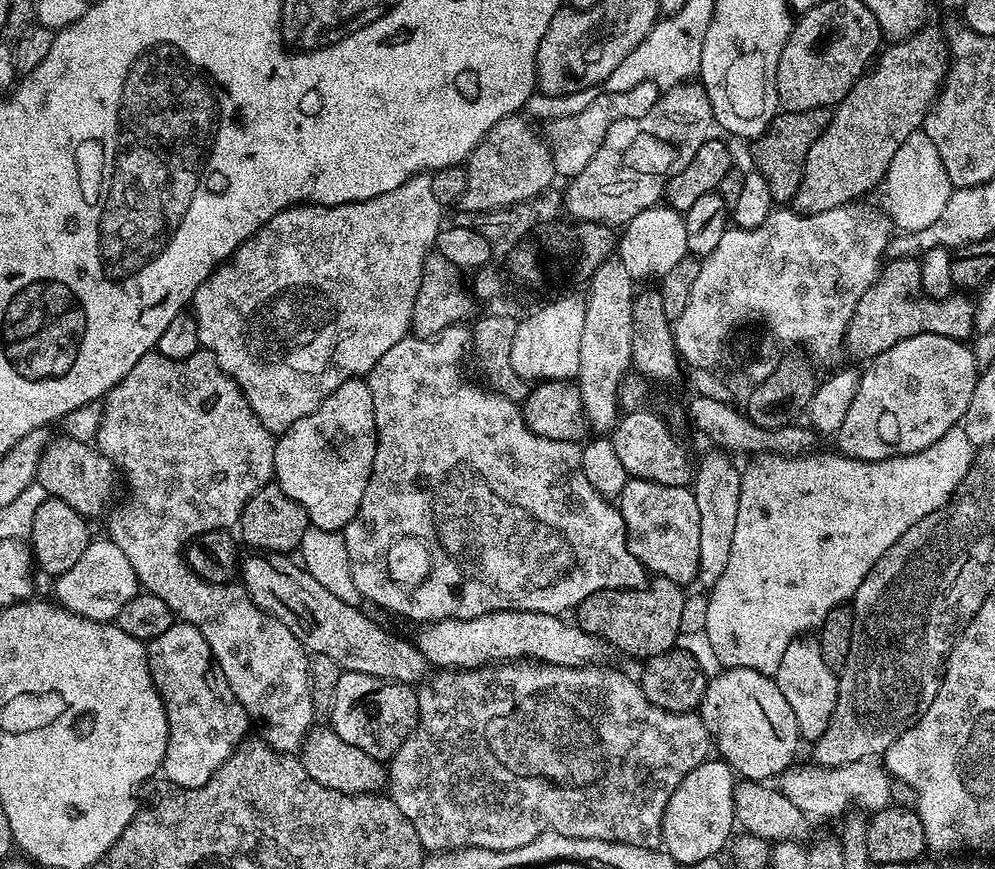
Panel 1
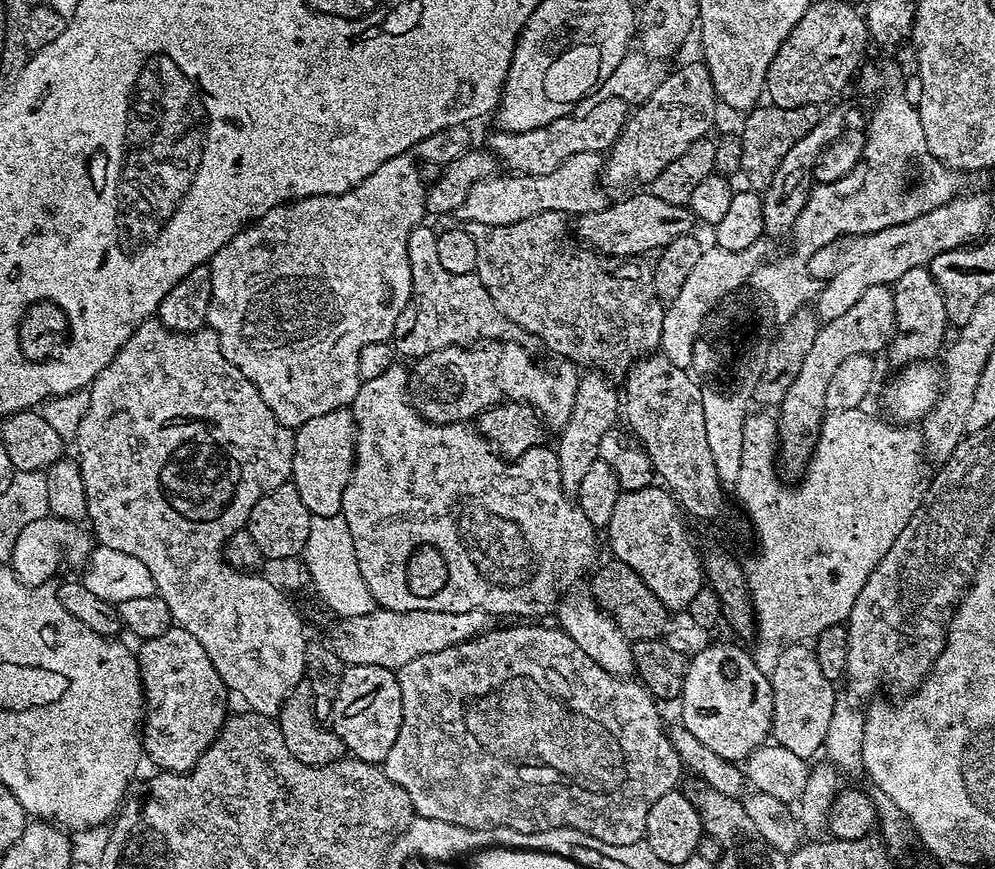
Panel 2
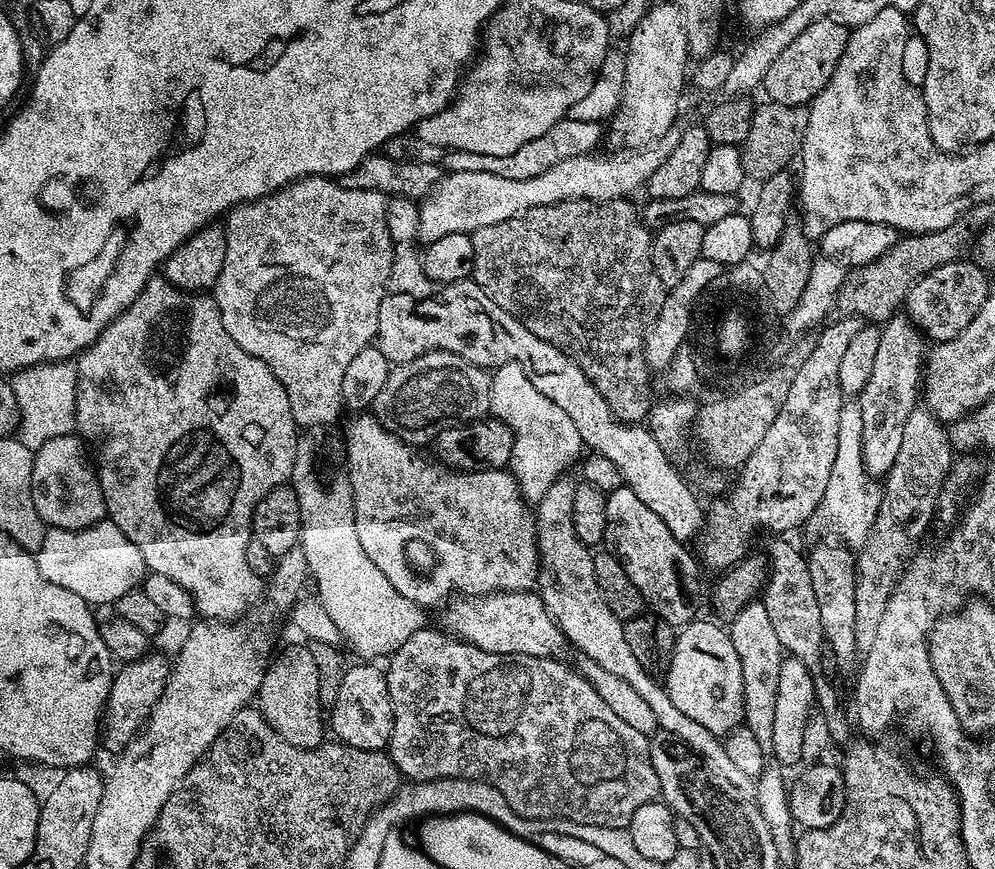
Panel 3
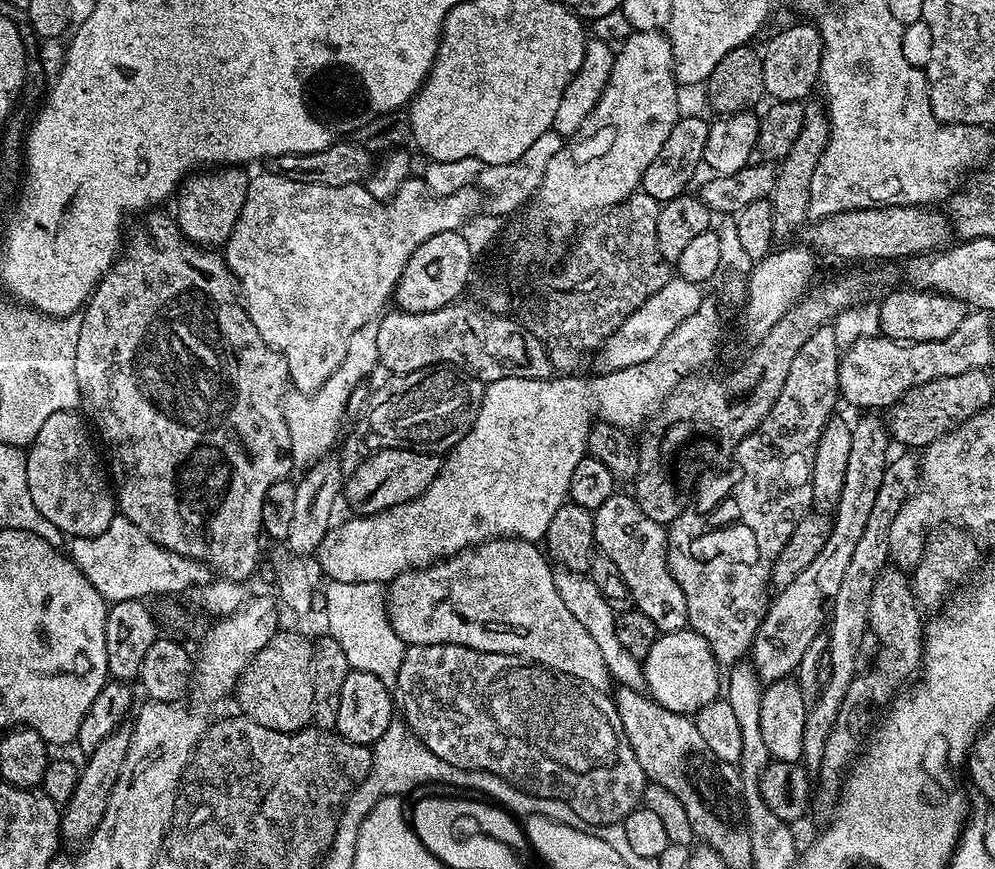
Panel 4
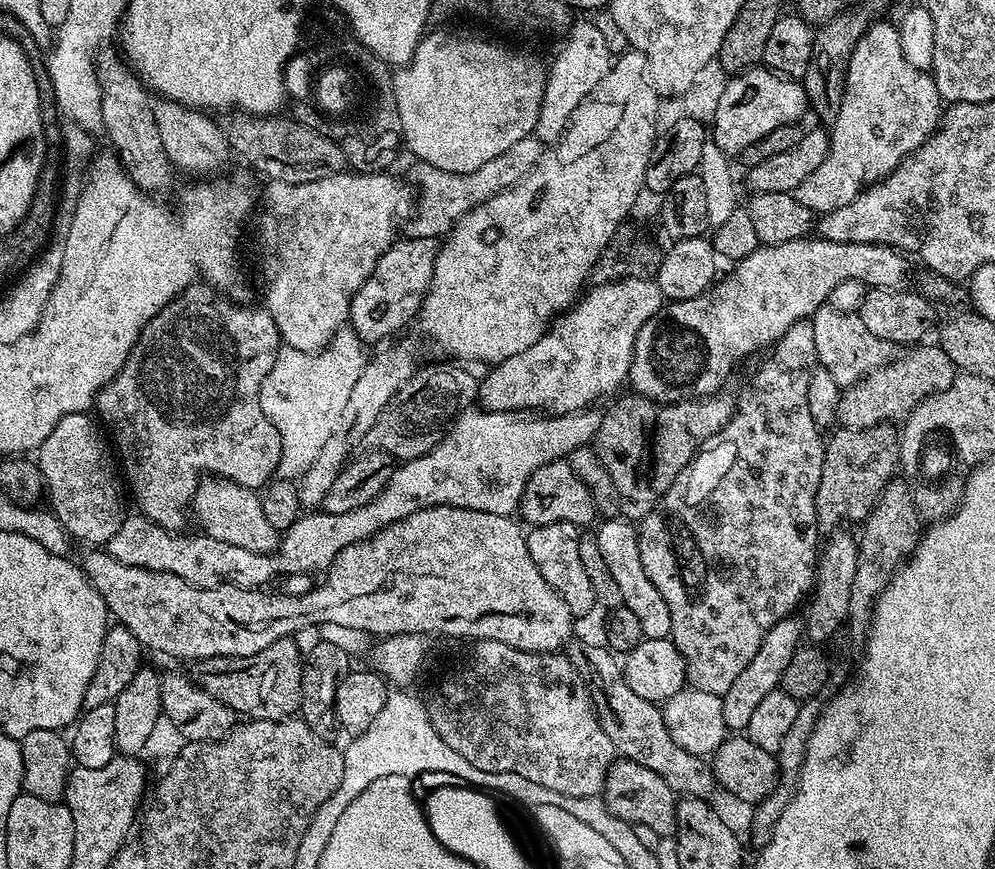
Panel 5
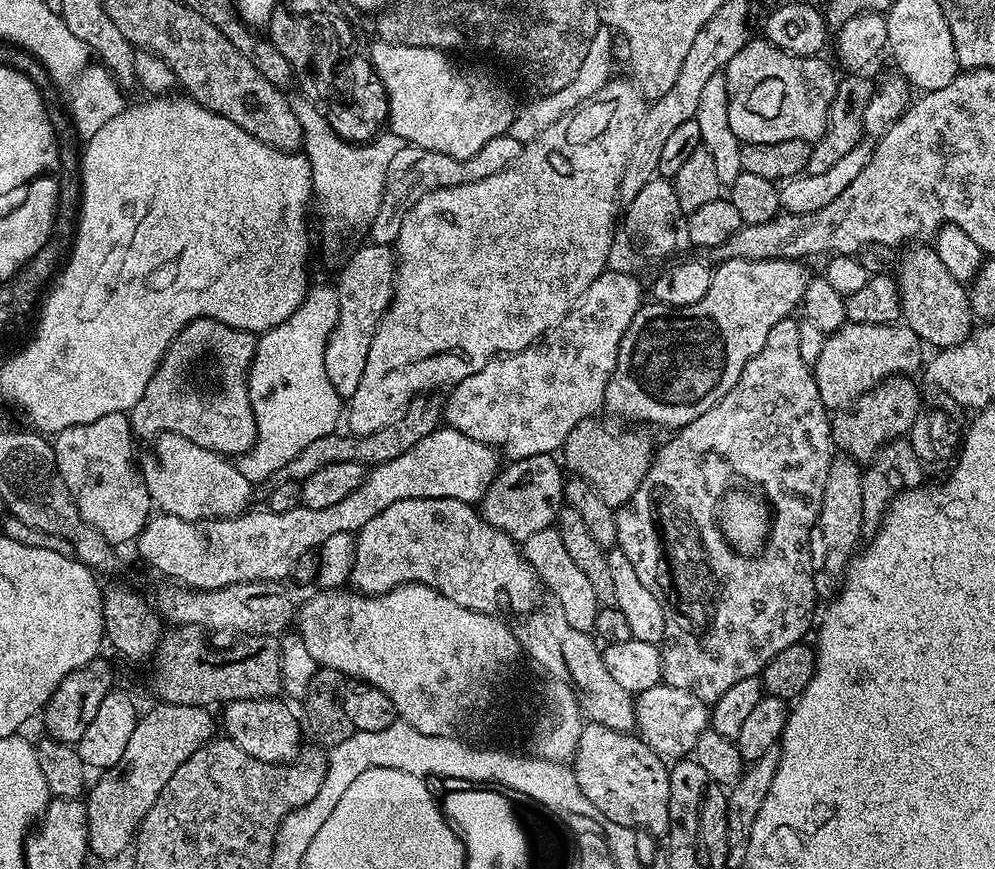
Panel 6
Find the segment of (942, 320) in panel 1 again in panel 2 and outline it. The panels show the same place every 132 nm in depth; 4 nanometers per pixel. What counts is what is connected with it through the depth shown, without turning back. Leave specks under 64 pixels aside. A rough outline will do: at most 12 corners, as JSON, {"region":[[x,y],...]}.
{"region":[[887,284],[824,321],[778,406],[778,464],[795,478],[828,412],[826,386],[896,335]]}

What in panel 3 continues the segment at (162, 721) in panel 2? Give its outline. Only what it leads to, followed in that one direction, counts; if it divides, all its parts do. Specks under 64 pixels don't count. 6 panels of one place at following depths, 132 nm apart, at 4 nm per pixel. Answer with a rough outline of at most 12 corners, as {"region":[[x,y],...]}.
{"region":[[155,650],[115,669],[99,739],[119,754],[168,681]]}

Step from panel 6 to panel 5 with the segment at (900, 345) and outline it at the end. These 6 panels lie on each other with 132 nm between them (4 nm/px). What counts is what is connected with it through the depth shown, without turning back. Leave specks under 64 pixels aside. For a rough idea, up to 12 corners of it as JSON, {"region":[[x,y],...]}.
{"region":[[921,342],[857,384],[836,407],[845,428],[900,422],[958,375]]}

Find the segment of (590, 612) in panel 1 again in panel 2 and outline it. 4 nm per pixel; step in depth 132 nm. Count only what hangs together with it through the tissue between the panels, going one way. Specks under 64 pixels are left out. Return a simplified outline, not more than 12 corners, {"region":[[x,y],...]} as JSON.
{"region":[[608,558],[590,591],[629,641],[661,639],[670,609]]}

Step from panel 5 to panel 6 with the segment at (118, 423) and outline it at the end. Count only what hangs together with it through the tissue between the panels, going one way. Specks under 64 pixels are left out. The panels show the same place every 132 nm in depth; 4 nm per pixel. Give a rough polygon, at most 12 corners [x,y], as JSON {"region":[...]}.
{"region":[[187,324],[130,413],[221,456],[256,443],[257,337]]}

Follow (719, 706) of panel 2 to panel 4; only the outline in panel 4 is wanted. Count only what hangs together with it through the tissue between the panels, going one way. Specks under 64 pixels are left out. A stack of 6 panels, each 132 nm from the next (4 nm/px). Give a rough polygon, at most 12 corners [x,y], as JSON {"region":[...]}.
{"region":[[689,627],[657,635],[647,695],[695,714],[721,695],[722,666]]}

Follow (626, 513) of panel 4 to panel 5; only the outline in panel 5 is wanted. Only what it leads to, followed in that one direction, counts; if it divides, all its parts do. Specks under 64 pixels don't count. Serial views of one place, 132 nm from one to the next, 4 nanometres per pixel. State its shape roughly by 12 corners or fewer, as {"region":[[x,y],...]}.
{"region":[[608,518],[594,532],[646,640],[672,635],[670,606],[642,570],[638,528]]}

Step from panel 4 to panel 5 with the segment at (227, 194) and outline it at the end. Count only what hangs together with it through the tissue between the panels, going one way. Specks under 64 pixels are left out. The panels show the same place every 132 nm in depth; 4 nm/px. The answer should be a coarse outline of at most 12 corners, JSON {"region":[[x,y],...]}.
{"region":[[157,99],[154,122],[173,169],[212,172],[230,157],[207,111]]}

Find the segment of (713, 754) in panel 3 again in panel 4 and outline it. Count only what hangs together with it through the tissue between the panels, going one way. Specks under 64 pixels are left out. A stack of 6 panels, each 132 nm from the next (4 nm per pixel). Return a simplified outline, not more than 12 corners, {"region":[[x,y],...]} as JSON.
{"region":[[584,574],[555,575],[566,610],[598,642],[617,685],[643,693],[641,661],[618,642],[617,613]]}

